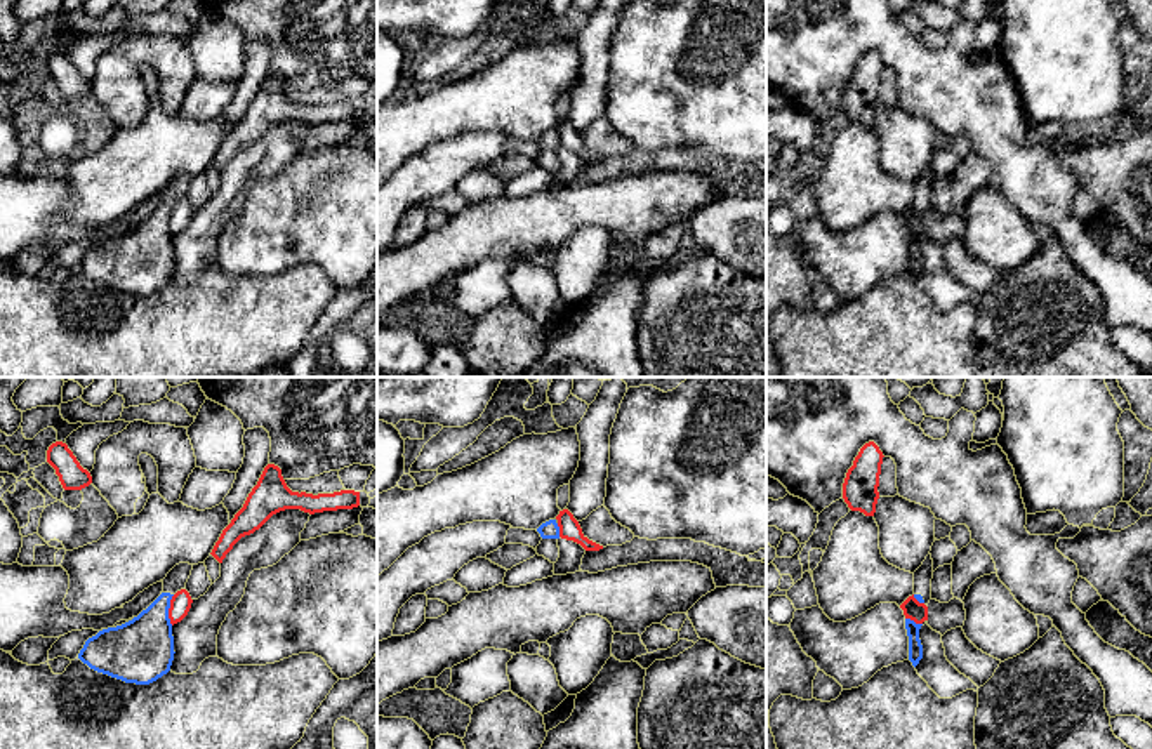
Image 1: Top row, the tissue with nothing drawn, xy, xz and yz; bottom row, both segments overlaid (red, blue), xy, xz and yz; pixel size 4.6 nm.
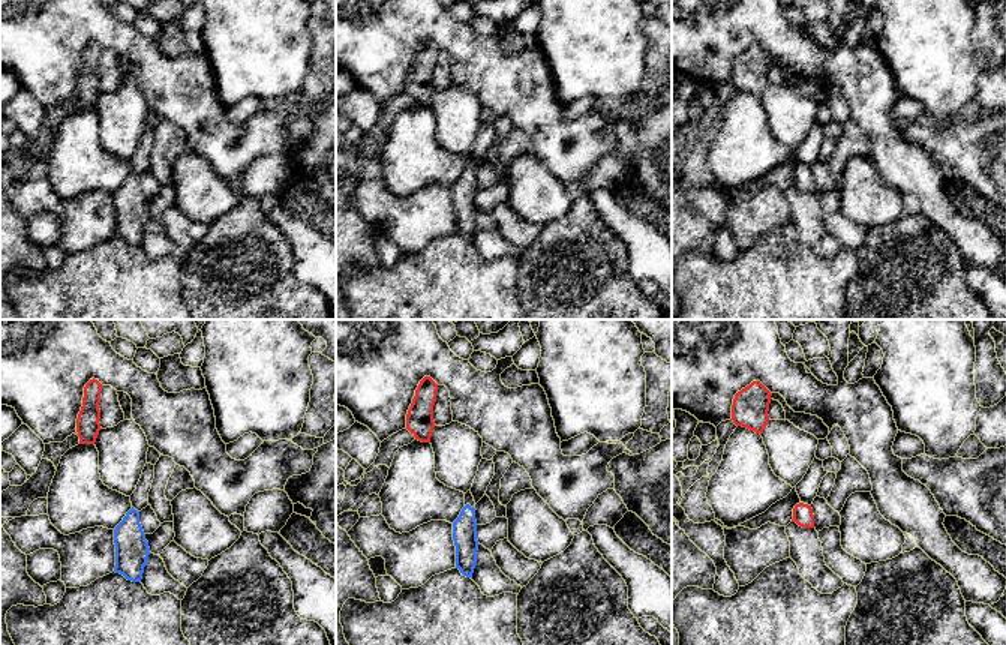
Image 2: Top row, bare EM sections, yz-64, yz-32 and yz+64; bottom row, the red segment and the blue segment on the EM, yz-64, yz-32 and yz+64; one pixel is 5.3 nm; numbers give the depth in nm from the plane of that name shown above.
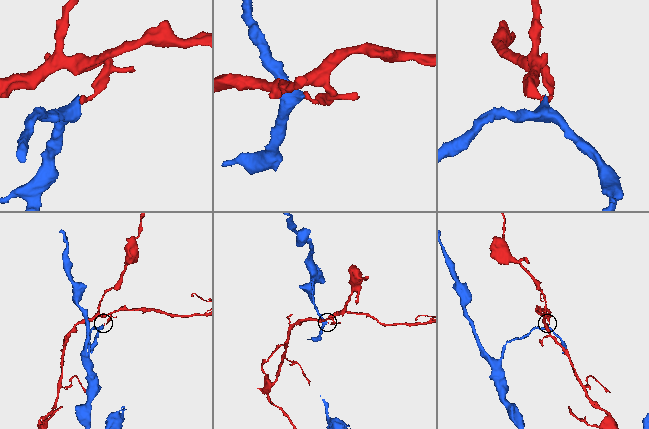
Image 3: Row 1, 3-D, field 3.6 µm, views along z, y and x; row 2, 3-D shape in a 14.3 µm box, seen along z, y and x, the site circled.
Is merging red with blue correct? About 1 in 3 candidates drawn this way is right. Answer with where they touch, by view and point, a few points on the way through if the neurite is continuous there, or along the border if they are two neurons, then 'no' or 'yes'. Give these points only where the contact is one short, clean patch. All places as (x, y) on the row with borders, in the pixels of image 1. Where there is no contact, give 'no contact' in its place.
contact xy (169, 610); border xy (174, 595), (169, 605), (171, 624); no

